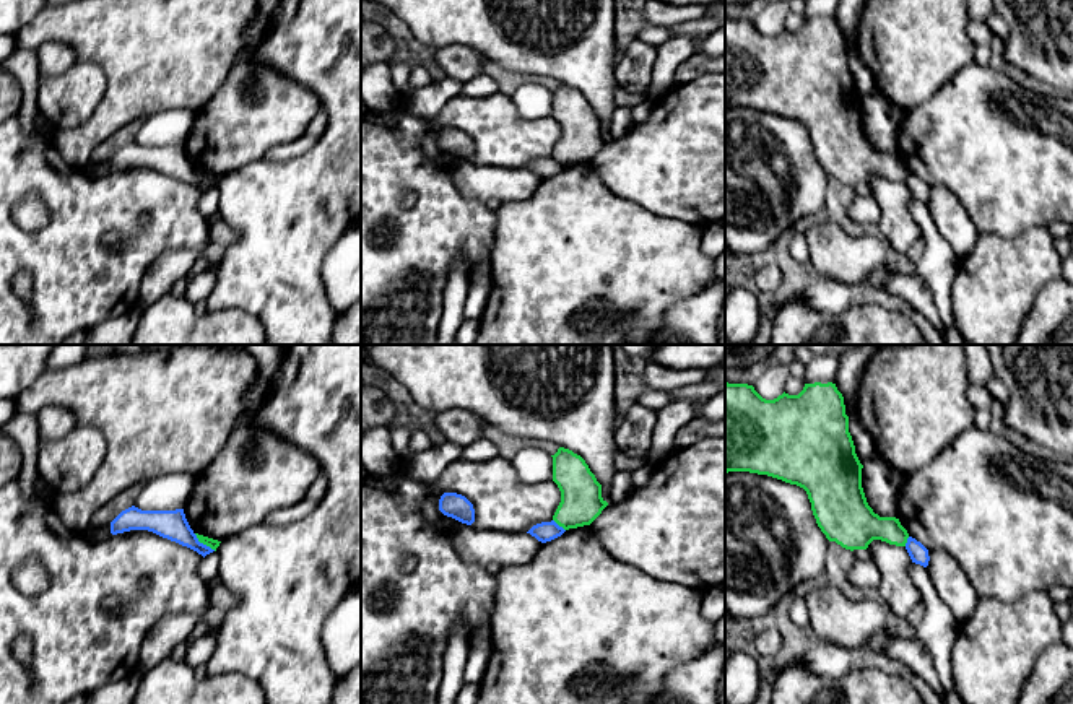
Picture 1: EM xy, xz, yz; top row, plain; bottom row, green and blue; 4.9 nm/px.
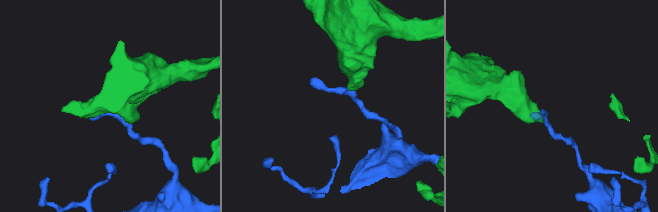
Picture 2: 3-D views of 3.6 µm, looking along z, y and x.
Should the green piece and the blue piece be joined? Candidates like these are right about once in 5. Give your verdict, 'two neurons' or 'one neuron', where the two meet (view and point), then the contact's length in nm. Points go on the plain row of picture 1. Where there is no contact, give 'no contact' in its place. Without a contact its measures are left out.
two neurons; meets green in xy at (204, 179); contact 140 nm long

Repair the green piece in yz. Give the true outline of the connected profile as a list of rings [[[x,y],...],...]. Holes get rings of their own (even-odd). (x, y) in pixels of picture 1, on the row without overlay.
[[[725,18],[725,109],[767,111],[803,124],[821,167],[845,185],[867,185],[873,176],[906,182],[909,169],[899,154],[880,153],[868,141],[862,104],[836,20],[805,20],[798,31],[766,36],[753,21]]]

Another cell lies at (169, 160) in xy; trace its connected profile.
[[[135,141],[122,146],[111,158],[111,169],[124,169],[130,166],[148,166],[163,174],[187,182],[203,193],[215,185],[198,177],[197,171],[190,164],[184,145],[176,146],[141,146]]]

